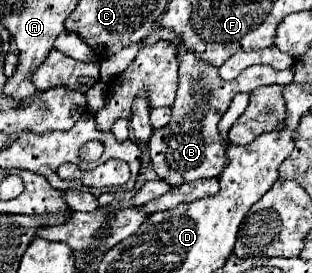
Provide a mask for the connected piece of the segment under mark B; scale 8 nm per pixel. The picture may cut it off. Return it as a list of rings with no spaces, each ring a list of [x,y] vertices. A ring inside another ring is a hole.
[[[155,28],[147,40],[133,44],[129,48],[123,48],[119,54],[113,54],[107,60],[101,60],[99,62],[101,80],[111,82],[113,78],[117,78],[131,64],[131,60],[137,56],[139,48],[153,44],[155,40],[173,42],[179,50],[181,64],[179,64],[179,90],[177,90],[177,98],[173,104],[171,122],[163,130],[159,130],[161,138],[149,138],[149,142],[147,142],[153,168],[155,168],[157,176],[171,186],[181,186],[181,184],[201,180],[201,178],[217,178],[223,172],[223,168],[227,166],[225,150],[229,146],[229,144],[223,144],[223,138],[219,138],[219,120],[221,120],[223,112],[227,112],[233,96],[239,92],[253,92],[255,88],[265,86],[265,84],[283,84],[283,86],[291,84],[293,76],[295,76],[295,68],[273,70],[271,66],[251,66],[251,68],[243,70],[243,74],[239,74],[239,78],[227,82],[219,76],[215,66],[197,58],[197,54],[187,52],[171,30]]]

